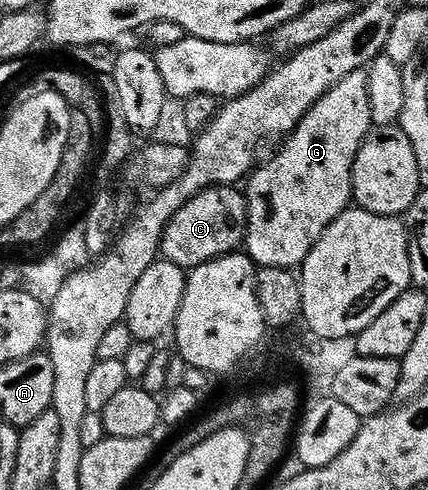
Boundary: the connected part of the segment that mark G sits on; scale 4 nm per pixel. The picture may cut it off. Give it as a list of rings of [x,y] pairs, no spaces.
[[[367,71],[350,74],[350,78],[342,78],[338,86],[330,89],[324,97],[314,105],[310,111],[300,119],[300,125],[283,141],[284,149],[269,162],[268,165],[257,167],[252,175],[247,177],[246,199],[248,202],[248,235],[246,237],[246,255],[260,268],[287,268],[296,270],[304,263],[304,259],[310,254],[310,250],[322,238],[322,234],[332,223],[334,223],[344,212],[347,212],[352,199],[352,171],[356,155],[364,140],[373,131],[374,125],[370,118],[370,94],[368,93],[368,73]]]

